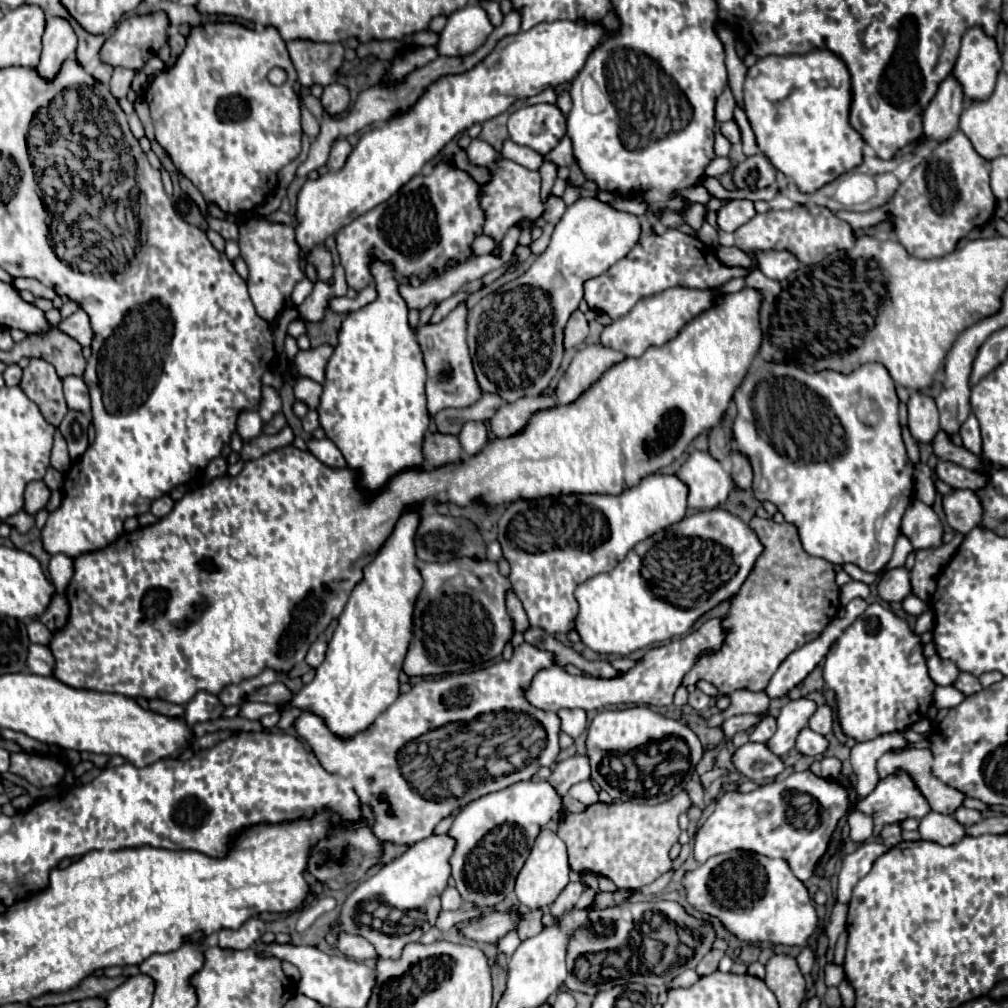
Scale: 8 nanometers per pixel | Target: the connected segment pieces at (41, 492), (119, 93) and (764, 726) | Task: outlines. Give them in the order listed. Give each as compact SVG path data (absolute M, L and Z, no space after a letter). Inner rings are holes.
M30 482L30 486L26 486L26 494L24 494L24 502L26 502L24 510L34 516L38 510L42 510L46 506L48 498L50 498L50 490L46 488L44 482Z
M114 68L114 74L110 78L110 92L114 94L114 98L124 98L126 92L130 90L134 78L134 70L126 70L126 68Z
M766 716L752 732L750 732L750 742L768 742L776 730L776 718Z

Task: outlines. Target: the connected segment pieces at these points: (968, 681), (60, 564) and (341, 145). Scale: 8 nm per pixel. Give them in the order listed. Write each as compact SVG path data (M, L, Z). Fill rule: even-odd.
M960 672L960 674L958 674L958 678L956 678L954 686L956 686L964 696L970 696L970 694L974 694L974 692L980 692L980 690L982 690L982 686L980 686L978 678L974 678L972 674L966 674L966 672Z
M56 554L50 558L48 564L48 572L50 572L50 582L54 584L58 594L64 594L68 588L68 582L74 574L74 566L72 566L72 558L64 556L64 554Z
M338 138L334 144L332 144L332 150L330 150L330 158L328 158L328 168L330 170L340 170L346 162L346 158L350 156L350 150L352 146L348 144L346 138Z

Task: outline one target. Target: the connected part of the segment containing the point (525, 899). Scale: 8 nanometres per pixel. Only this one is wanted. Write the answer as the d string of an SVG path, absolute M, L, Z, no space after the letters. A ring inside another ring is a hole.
M544 828L538 834L526 864L522 866L522 870L516 878L516 896L518 896L520 904L528 906L530 910L548 908L558 898L558 894L568 886L568 882L570 882L568 874L570 874L570 866L568 866L566 844L558 838L558 834L554 830Z

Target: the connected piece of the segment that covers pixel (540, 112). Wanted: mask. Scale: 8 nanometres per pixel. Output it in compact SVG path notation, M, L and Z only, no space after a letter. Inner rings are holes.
M530 104L530 106L522 106L522 108L518 108L518 110L514 110L510 114L510 118L508 118L508 132L510 132L510 138L516 144L528 146L534 152L544 156L566 134L566 116L560 112L560 108L556 104Z

